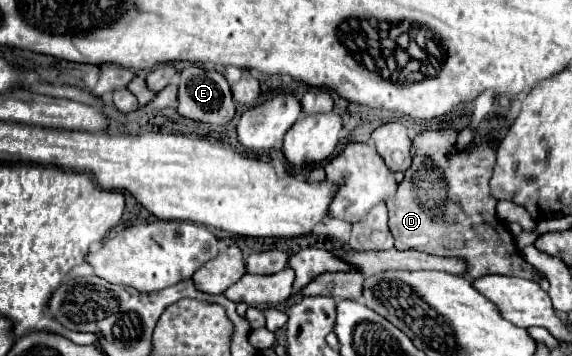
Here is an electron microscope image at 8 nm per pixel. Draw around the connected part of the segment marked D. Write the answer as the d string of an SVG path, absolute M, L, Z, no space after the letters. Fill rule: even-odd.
M445 129L445 131L421 131L413 137L411 167L405 169L405 177L397 185L397 193L391 199L387 199L389 231L395 237L395 249L399 249L399 251L417 249L417 251L425 251L431 255L463 257L469 263L467 275L471 275L473 279L489 275L489 273L535 279L539 275L537 269L523 261L521 251L517 249L509 227L495 213L497 199L491 195L489 179L491 179L491 173L495 167L497 141L481 143L471 149L459 151L455 147L457 135L459 133L453 129Z

